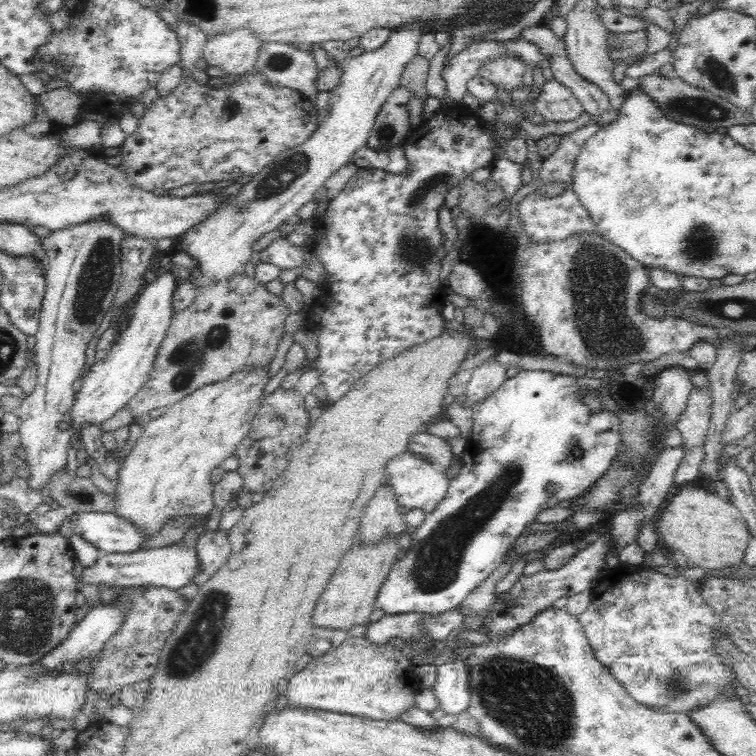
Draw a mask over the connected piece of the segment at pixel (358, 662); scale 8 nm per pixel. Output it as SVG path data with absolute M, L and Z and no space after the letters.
M348 636L339 647L331 648L324 654L313 655L311 662L290 678L284 696L290 708L349 714L374 721L393 720L415 706L415 695L421 689L417 670L418 667L395 646L374 645L366 637Z

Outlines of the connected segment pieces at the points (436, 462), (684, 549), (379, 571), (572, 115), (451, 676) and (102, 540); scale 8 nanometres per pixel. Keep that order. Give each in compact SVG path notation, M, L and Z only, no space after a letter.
M422 430L408 438L406 451L417 456L427 456L432 465L443 471L453 462L454 454L446 438L434 436Z
M692 485L680 486L656 521L661 544L678 550L700 568L736 567L744 558L750 532L742 513L716 493Z
M384 537L382 542L370 546L354 544L340 560L330 584L325 586L314 606L313 628L333 628L348 632L352 627L368 624L370 614L377 608L375 604L380 587L397 561L397 553L396 537Z
M555 79L546 81L542 86L535 108L548 122L568 122L580 118L584 113L583 106L577 101L575 94Z
M464 662L445 663L437 668L437 676L431 688L444 714L456 716L469 706L468 670Z
M68 512L72 535L76 535L98 550L128 554L138 550L146 540L132 523L110 512Z

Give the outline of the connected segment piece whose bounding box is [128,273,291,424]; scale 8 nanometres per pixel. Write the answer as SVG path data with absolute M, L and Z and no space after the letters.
M245 273L235 274L227 281L220 281L200 289L195 301L186 310L174 313L166 337L159 346L148 380L128 402L132 415L130 424L143 424L151 410L172 406L189 394L206 385L231 377L234 373L250 369L266 369L276 356L280 339L284 337L285 320L290 316L282 298L270 293L264 284L249 278Z

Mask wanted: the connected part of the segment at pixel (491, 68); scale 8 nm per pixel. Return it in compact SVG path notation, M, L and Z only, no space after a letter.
M500 57L485 62L478 68L477 74L486 77L496 90L511 94L513 90L524 87L522 76L524 76L525 64L518 57Z

